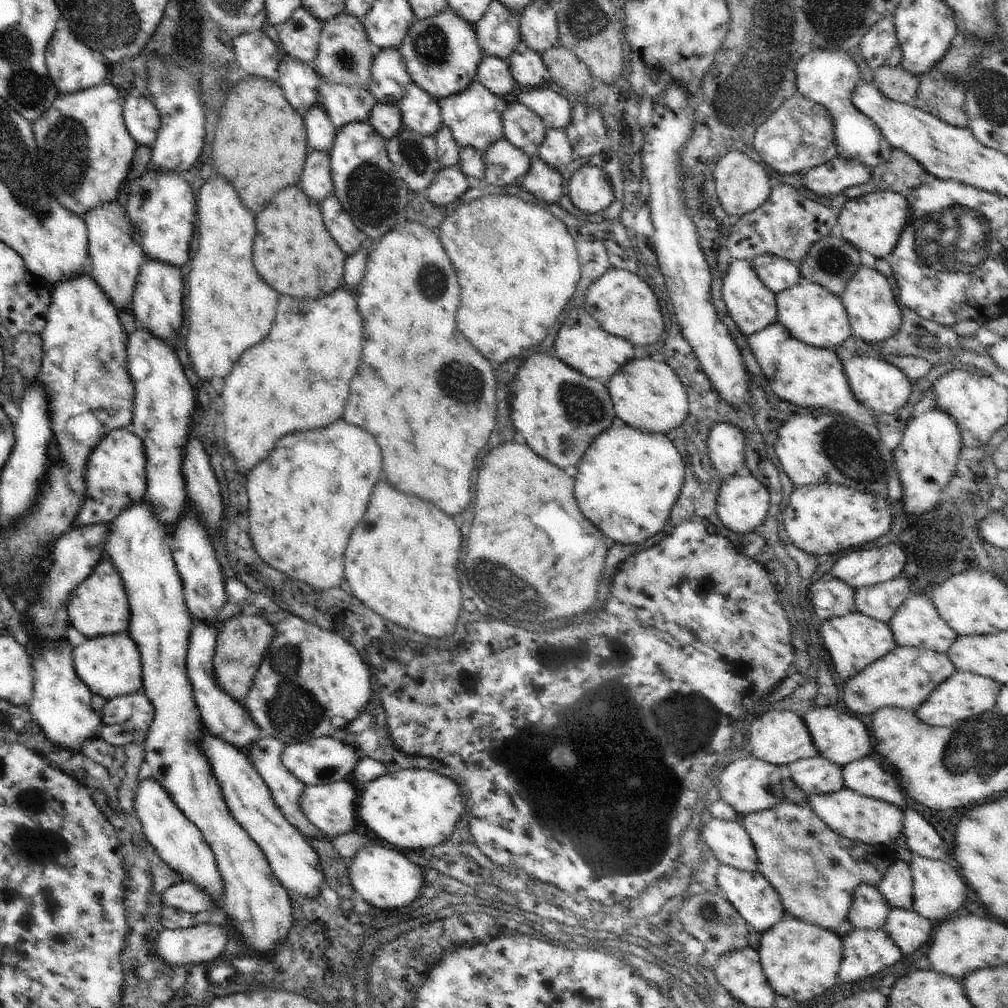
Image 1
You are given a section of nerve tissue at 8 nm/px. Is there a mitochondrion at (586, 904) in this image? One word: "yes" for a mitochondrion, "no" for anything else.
yes

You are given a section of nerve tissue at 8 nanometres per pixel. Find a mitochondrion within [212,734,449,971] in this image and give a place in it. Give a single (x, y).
(297, 939)

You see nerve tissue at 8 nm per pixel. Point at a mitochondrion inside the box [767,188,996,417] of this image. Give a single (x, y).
(956, 240)

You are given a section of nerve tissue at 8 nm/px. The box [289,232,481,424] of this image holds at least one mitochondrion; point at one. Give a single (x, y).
(431, 279)

